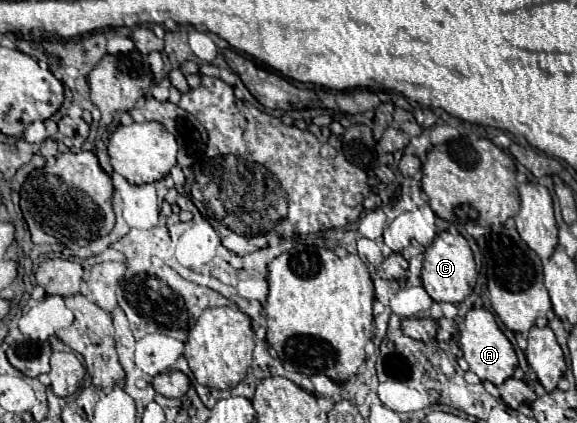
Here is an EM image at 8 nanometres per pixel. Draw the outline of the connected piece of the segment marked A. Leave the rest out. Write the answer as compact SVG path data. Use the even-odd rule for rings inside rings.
M479 307L479 309L471 309L463 323L461 323L461 339L459 339L461 351L465 361L469 363L469 369L481 379L481 381L491 381L493 385L503 385L503 381L507 381L513 371L517 369L517 355L513 351L513 345L509 343L509 339L503 335L503 331L499 329L495 317Z

